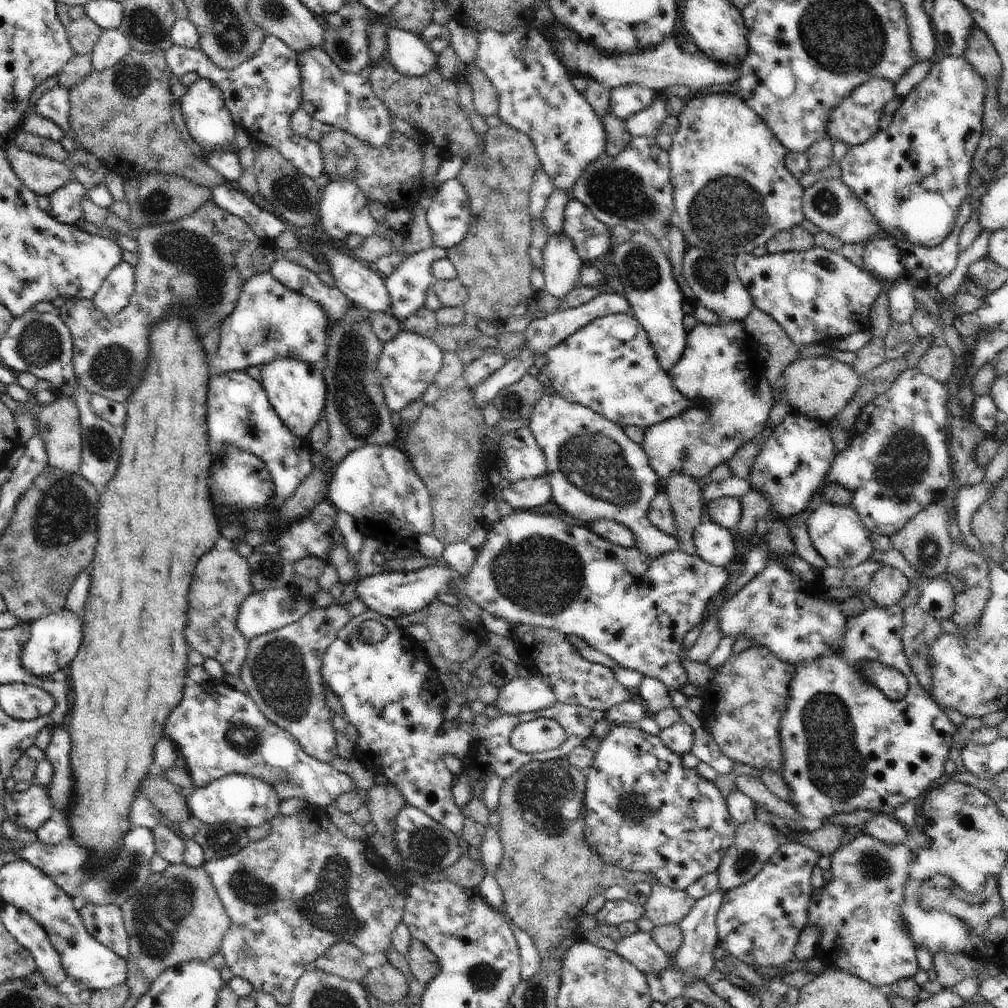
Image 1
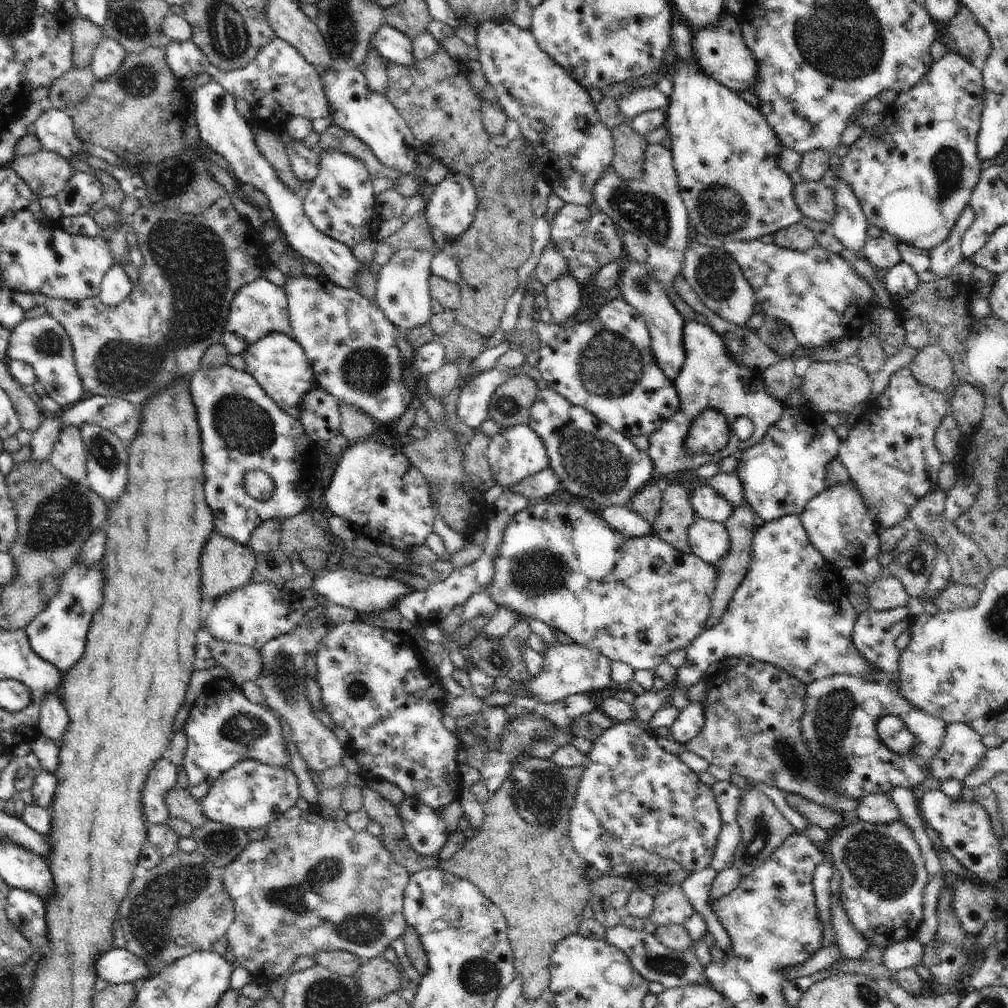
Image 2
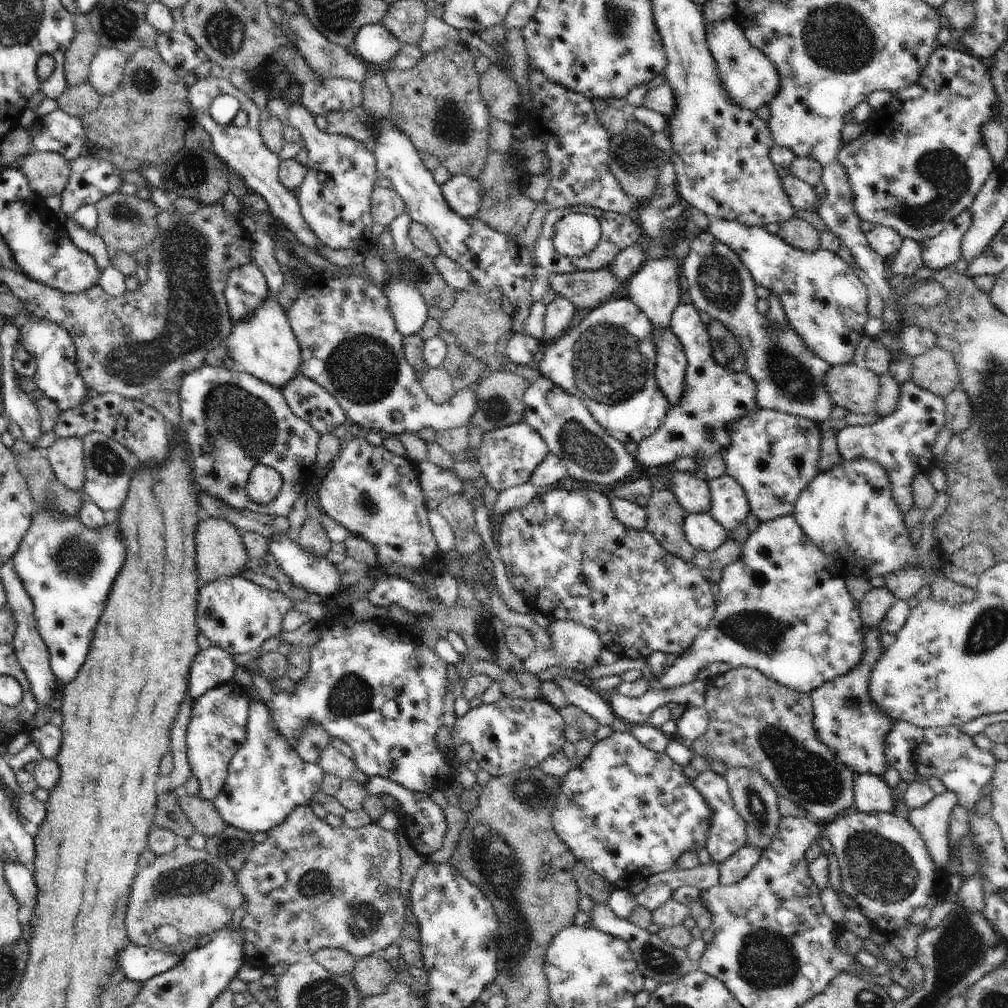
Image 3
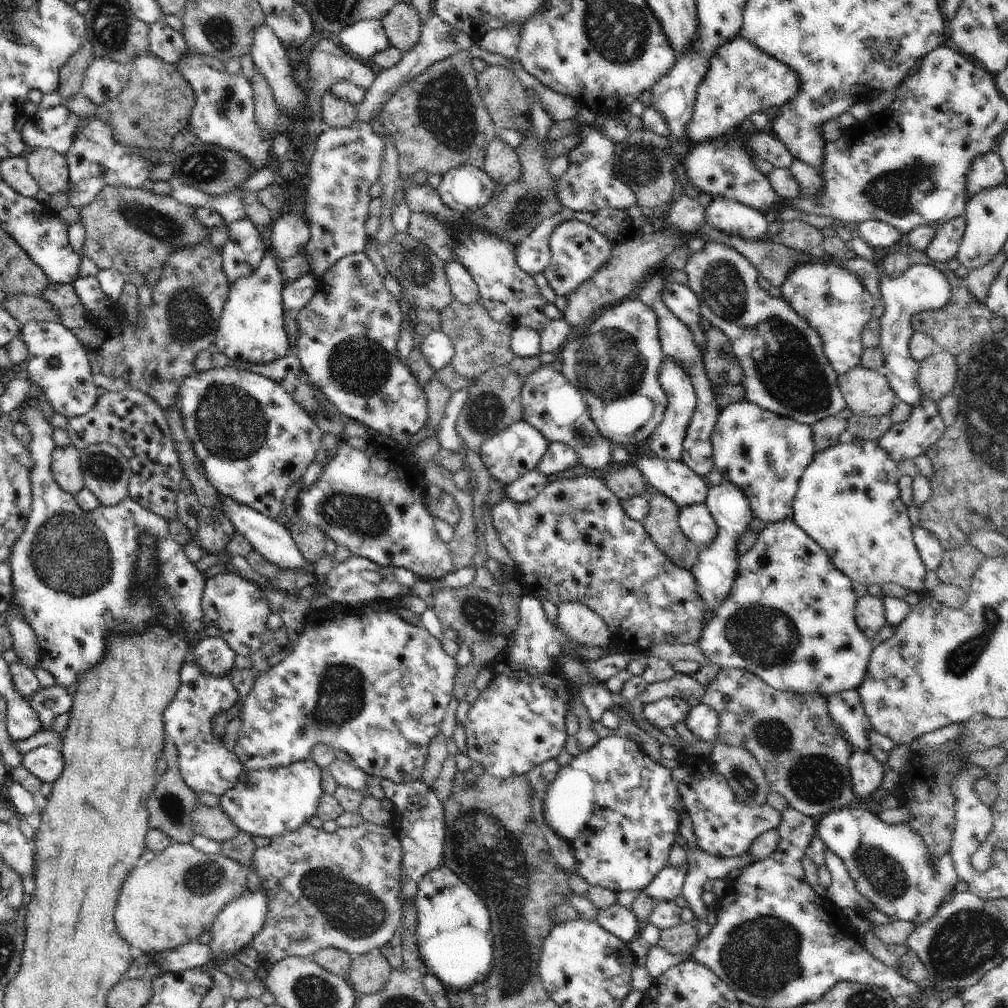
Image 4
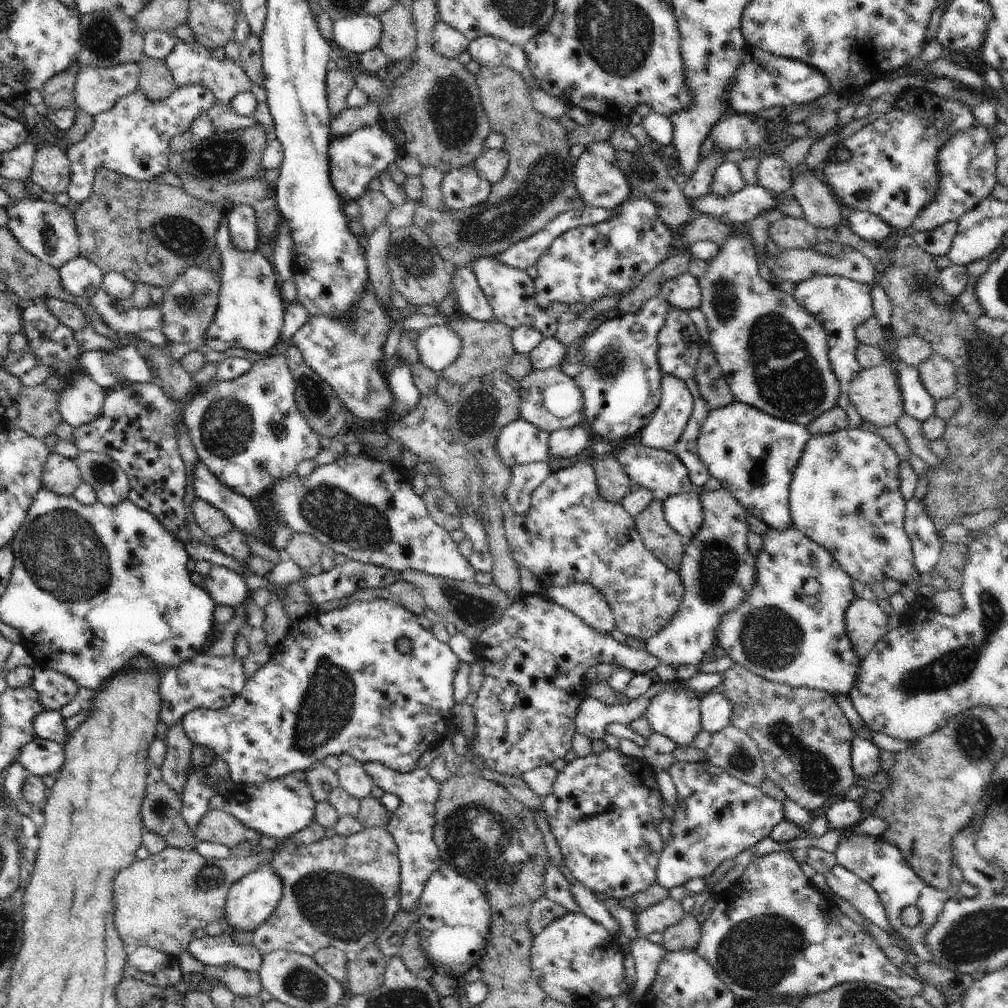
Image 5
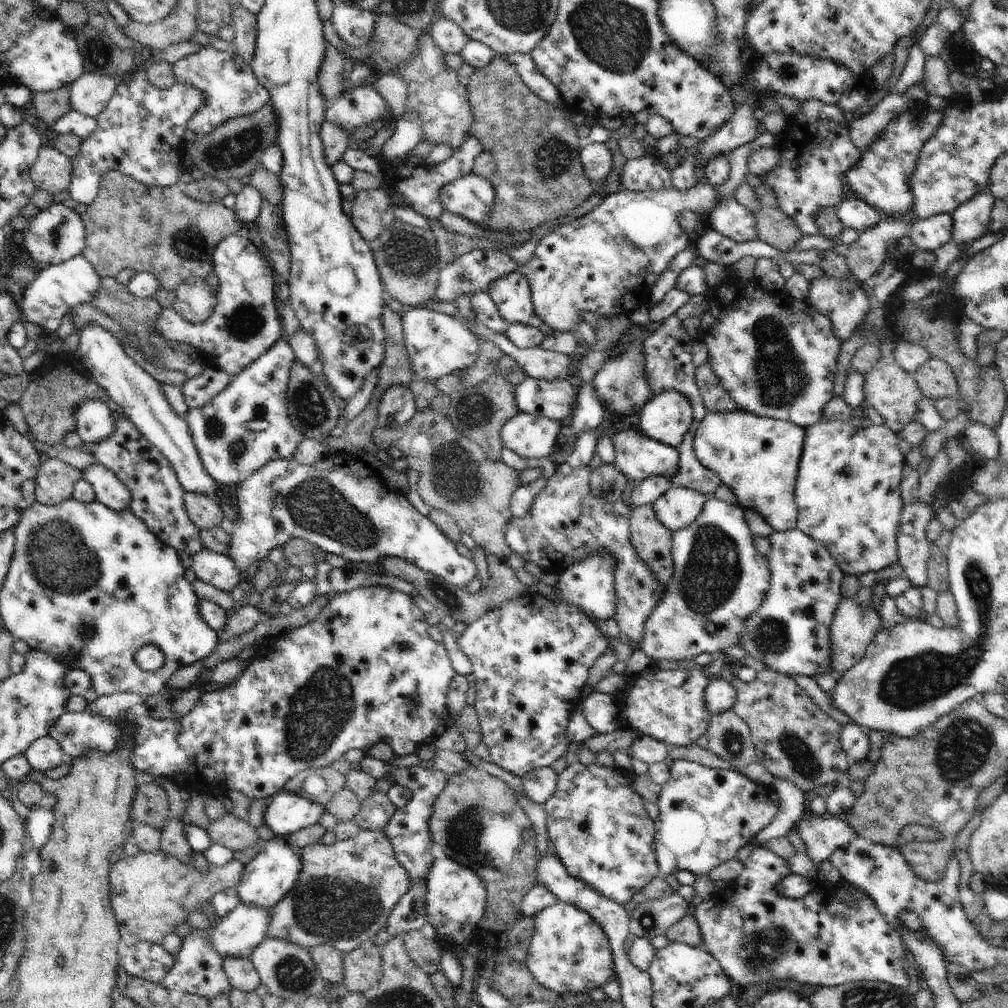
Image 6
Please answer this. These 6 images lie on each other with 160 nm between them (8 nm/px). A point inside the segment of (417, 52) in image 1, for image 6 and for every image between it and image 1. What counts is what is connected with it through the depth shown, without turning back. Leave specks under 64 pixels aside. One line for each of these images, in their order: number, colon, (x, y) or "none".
2: (394, 46)
3: (375, 43)
4: (366, 38)
5: (360, 34)
6: (355, 26)

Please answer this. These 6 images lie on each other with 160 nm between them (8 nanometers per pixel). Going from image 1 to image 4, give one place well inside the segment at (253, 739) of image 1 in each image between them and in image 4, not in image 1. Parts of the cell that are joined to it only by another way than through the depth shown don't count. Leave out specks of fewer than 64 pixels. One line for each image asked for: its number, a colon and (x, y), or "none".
2: (224, 728)
3: (217, 729)
4: (206, 765)

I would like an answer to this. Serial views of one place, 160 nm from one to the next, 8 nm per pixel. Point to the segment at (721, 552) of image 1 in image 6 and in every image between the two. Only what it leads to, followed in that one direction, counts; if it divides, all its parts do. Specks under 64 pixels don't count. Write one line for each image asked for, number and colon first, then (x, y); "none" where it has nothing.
2: (709, 540)
3: (702, 530)
4: (696, 523)
5: (683, 512)
6: (679, 507)

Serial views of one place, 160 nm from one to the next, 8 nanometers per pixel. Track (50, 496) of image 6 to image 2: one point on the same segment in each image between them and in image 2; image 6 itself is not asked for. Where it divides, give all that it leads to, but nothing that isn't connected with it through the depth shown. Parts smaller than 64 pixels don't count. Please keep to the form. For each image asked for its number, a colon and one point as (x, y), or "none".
2: (69, 456)
3: (66, 457)
4: (65, 466)
5: (60, 475)

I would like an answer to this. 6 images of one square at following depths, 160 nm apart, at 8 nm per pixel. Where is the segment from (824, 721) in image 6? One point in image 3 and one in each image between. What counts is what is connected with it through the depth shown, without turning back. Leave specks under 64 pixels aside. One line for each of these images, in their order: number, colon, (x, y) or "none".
3: (754, 722)
4: (804, 755)
5: (805, 741)

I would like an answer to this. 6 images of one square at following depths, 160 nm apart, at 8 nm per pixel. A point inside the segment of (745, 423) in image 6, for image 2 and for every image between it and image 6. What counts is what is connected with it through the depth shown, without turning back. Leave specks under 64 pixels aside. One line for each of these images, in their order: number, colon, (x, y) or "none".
2: (781, 473)
3: (774, 456)
4: (764, 454)
5: (753, 455)

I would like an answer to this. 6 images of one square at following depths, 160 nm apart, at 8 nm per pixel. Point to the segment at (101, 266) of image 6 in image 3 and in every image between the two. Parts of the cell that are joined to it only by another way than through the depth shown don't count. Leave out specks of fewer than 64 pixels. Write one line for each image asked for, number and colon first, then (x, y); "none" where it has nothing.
3: (126, 223)
4: (131, 230)
5: (157, 231)

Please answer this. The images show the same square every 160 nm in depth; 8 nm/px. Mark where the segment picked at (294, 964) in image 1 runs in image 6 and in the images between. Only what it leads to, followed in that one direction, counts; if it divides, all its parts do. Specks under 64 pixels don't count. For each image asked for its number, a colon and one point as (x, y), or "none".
2: (311, 884)
3: (308, 886)
4: (341, 890)
5: (343, 892)
6: (344, 894)

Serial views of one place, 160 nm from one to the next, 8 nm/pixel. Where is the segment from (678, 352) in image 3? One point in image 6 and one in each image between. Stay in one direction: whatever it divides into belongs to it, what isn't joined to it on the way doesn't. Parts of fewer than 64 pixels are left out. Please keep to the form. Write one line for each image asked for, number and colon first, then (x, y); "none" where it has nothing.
4: (666, 441)
5: (666, 426)
6: (667, 418)

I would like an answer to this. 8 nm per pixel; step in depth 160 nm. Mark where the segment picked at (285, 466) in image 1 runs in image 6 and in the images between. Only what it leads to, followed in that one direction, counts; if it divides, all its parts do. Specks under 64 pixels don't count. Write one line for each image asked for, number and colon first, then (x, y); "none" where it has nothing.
2: (242, 428)
3: (233, 421)
4: (253, 441)
5: (249, 433)
6: (252, 409)

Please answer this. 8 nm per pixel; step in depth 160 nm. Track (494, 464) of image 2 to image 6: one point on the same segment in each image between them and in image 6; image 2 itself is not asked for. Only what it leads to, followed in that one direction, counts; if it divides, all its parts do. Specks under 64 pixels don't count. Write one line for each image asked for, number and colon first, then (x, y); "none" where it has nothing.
3: (507, 457)
4: (518, 449)
5: (520, 442)
6: (532, 436)

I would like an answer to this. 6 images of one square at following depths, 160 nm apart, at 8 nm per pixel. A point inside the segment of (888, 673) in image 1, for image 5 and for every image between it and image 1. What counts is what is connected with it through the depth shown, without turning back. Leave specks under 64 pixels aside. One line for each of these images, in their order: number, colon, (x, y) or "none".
2: (791, 610)
3: (782, 608)
4: (790, 617)
5: (780, 633)

